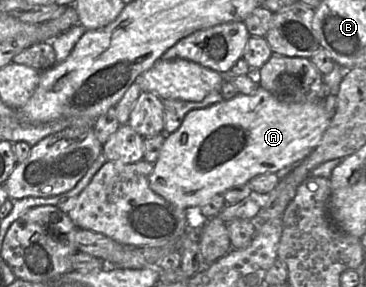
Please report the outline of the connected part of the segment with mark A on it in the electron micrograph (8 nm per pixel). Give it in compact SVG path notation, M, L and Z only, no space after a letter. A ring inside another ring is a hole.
M261 86L252 95L238 93L232 99L192 110L186 114L181 126L166 136L149 176L149 186L156 194L176 207L201 207L215 195L222 195L230 188L247 184L258 175L277 173L302 161L319 144L332 117L333 113L326 112L322 100L304 103L285 102ZM183 135L188 136L185 144L181 143Z

